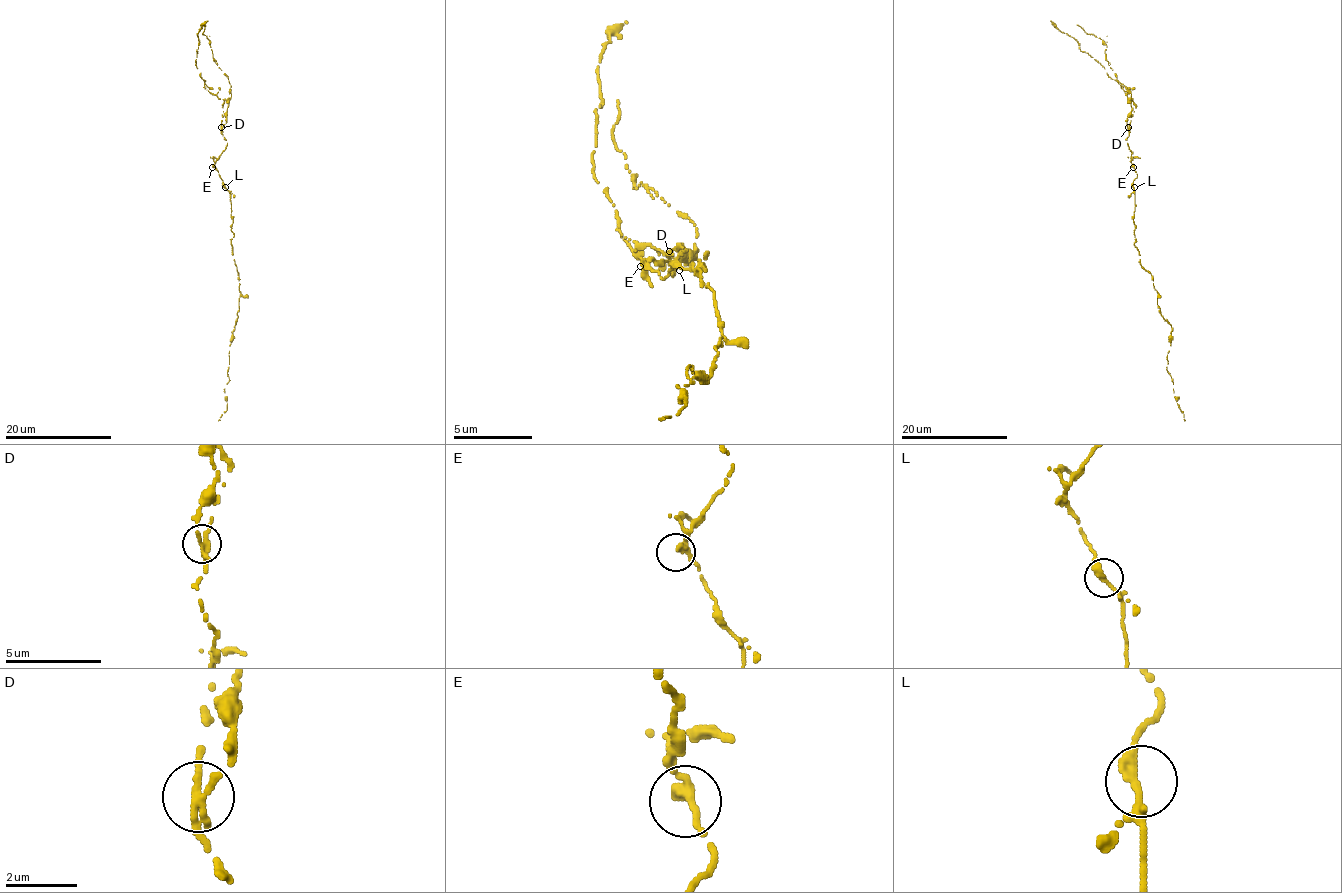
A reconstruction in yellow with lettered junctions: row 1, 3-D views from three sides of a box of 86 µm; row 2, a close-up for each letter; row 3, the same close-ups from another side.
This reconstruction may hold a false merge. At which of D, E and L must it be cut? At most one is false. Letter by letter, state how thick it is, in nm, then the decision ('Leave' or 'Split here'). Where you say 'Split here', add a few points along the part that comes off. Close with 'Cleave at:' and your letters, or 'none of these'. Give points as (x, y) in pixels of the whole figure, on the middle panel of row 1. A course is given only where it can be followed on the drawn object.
D: Thickness 260 nm. Split here. Course of the part to remove: (668, 250), (683, 246), (687, 262), (699, 262), (695, 226), (652, 187), (636, 187), (612, 132), (616, 100)
E: Thickness 300 nm. Leave
L: Thickness 240 nm. Leave
Cleave at: D

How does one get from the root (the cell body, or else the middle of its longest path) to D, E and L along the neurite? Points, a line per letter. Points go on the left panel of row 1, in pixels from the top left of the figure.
D: (230, 203), (230, 192), (214, 164), (227, 143), (221, 127)
E: (230, 203), (230, 192), (218, 171), (212, 167)
L: (230, 203), (230, 192), (225, 187)

